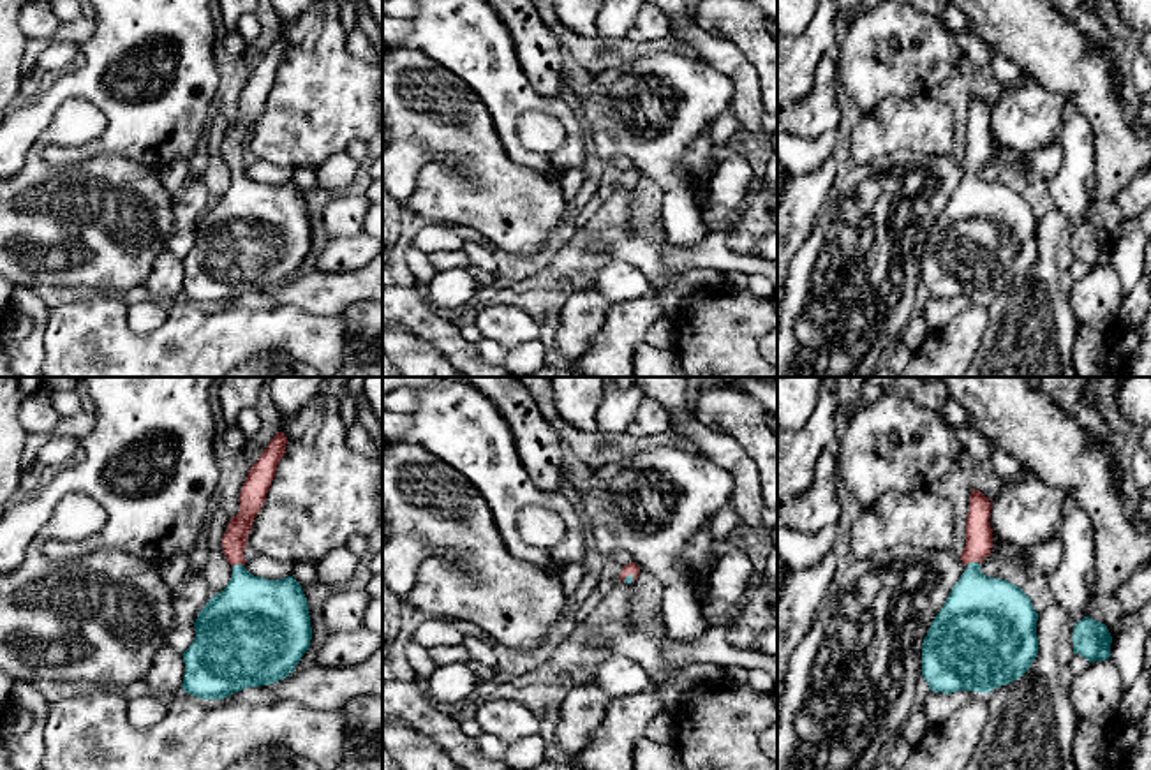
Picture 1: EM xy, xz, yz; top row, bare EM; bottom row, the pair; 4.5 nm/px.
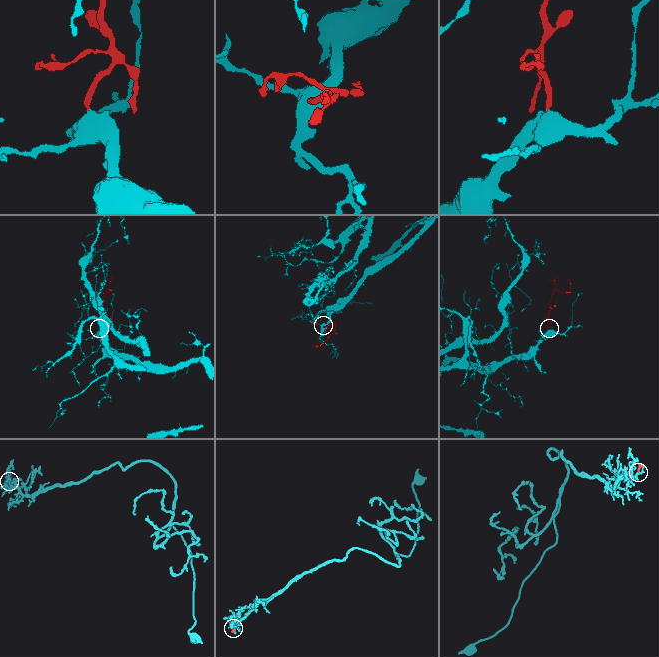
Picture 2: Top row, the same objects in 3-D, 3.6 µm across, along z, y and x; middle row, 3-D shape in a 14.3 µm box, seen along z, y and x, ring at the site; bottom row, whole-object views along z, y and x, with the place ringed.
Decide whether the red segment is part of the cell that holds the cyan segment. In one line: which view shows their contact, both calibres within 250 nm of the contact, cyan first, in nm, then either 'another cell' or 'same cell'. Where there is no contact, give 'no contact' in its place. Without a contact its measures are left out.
yz | 360/130 nm | same cell

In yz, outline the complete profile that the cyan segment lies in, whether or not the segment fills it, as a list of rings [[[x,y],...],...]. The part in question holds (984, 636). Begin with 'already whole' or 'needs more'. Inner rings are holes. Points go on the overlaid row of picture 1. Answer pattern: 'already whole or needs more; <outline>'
needs more; [[[973,488],[964,573],[922,643],[922,677],[934,692],[991,692],[1021,678],[1038,654],[1036,620],[1021,587],[980,571],[992,548],[992,504]]]

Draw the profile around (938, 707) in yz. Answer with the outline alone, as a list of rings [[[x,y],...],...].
[[[929,691],[925,696],[922,712],[931,722],[931,726],[941,724],[947,721],[954,712],[964,707],[975,692],[971,691],[957,691],[952,694],[934,692]]]

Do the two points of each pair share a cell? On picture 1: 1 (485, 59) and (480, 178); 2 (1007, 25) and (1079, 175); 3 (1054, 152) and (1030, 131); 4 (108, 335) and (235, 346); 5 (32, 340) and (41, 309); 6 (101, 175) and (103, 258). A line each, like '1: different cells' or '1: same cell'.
1: different cells
2: different cells
3: different cells
4: same cell
5: same cell
6: same cell

